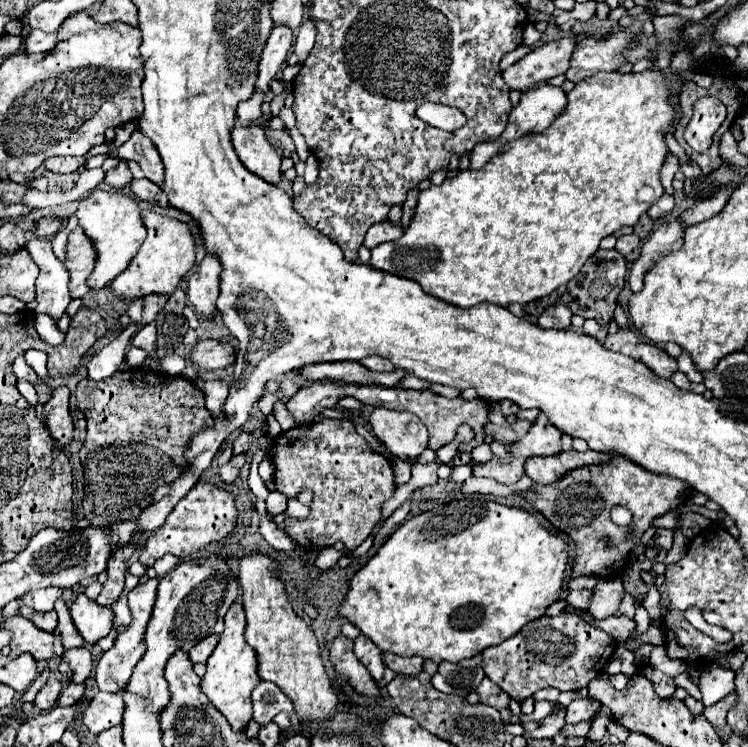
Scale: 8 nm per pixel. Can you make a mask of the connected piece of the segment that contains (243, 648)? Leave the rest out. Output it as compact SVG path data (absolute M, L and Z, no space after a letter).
M235 602L225 614L225 630L219 638L215 652L209 656L207 672L201 678L201 690L207 694L207 698L211 698L215 708L219 708L219 712L231 722L231 726L235 730L245 728L247 722L251 720L251 714L253 714L251 692L261 682L261 678L257 674L259 662L257 662L255 650L251 650L245 640L245 624L247 624L247 620L245 620L243 604Z

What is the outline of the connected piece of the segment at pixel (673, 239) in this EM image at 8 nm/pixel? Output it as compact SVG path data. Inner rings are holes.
M675 220L673 224L663 224L659 226L641 246L641 254L639 258L633 262L631 266L631 274L629 274L629 288L633 292L643 290L643 278L647 274L647 270L659 260L659 256L667 256L675 250L681 248L683 244L683 226L679 220Z

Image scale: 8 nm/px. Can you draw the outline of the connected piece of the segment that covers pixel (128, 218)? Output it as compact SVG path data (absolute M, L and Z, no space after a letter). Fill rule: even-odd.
M95 188L89 192L85 200L79 202L77 218L79 218L79 226L87 232L87 236L91 236L97 248L95 274L91 274L87 282L91 288L101 288L129 266L131 258L139 250L139 244L143 242L145 224L141 218L141 208L135 198L131 198L129 194L123 194L121 190L109 192L109 190Z

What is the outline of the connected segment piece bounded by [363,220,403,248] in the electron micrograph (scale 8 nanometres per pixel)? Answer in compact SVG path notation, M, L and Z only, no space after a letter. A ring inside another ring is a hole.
M387 220L387 222L379 222L379 224L375 224L375 226L367 232L363 244L365 244L367 248L375 248L375 246L381 244L381 242L397 240L401 234L403 234L401 226L393 226L389 220Z

